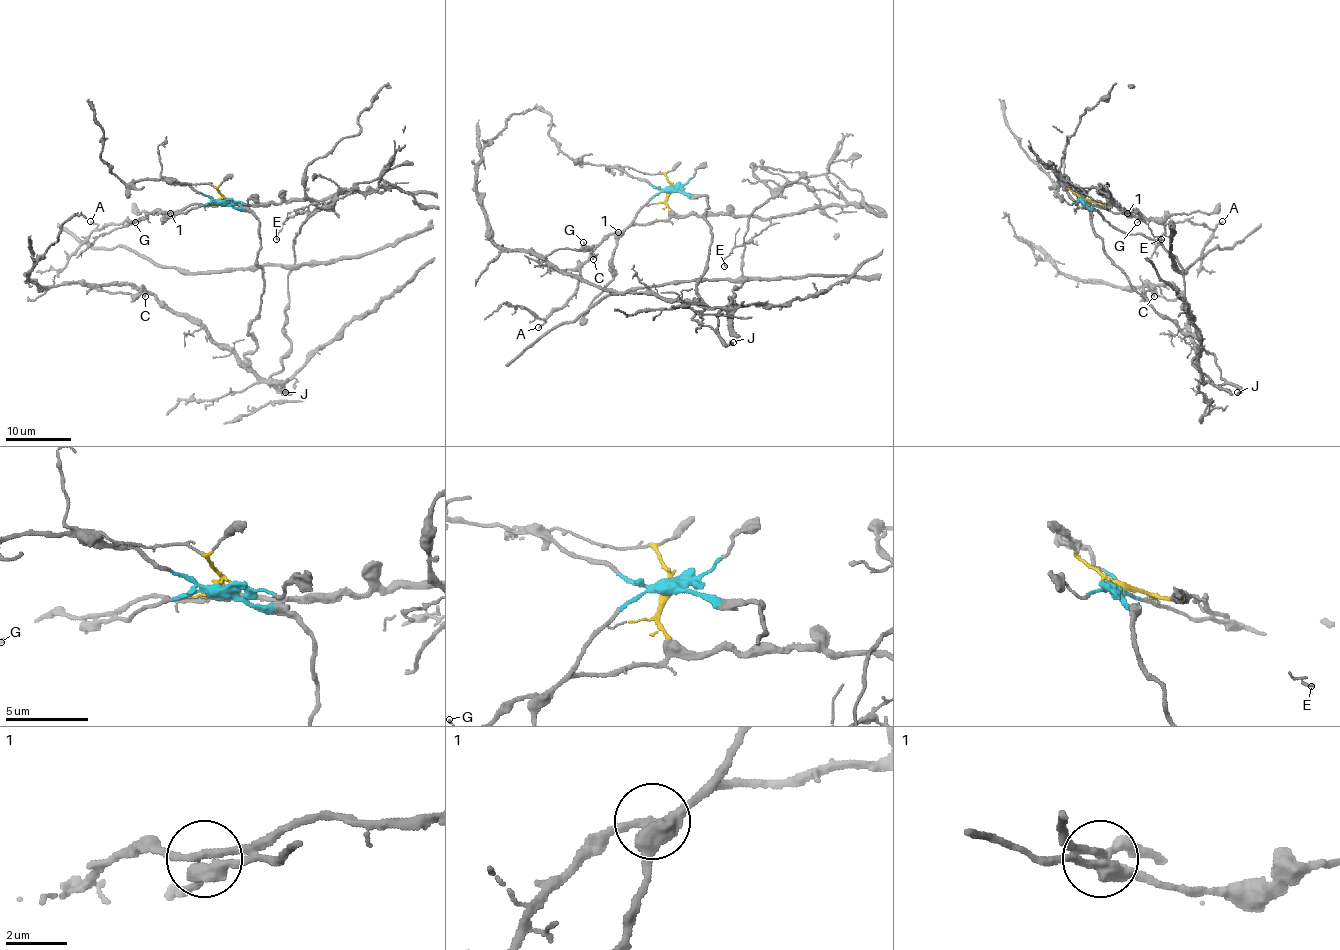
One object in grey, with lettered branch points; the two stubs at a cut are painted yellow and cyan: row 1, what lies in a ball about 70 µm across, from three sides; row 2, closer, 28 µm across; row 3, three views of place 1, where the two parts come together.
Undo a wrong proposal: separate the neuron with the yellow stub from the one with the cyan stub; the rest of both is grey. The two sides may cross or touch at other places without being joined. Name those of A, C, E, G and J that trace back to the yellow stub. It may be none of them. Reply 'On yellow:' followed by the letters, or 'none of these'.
On yellow: A, E, G

